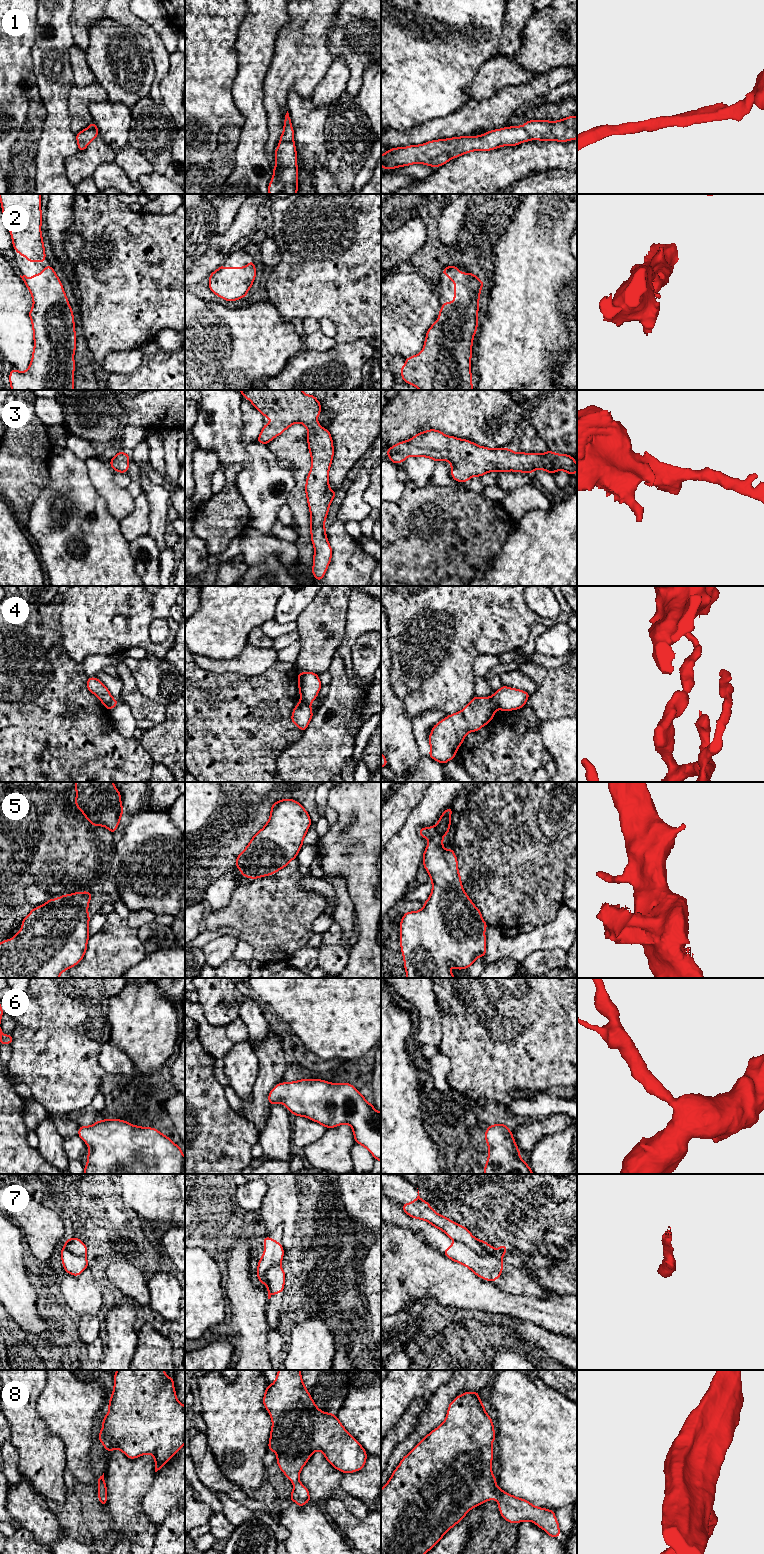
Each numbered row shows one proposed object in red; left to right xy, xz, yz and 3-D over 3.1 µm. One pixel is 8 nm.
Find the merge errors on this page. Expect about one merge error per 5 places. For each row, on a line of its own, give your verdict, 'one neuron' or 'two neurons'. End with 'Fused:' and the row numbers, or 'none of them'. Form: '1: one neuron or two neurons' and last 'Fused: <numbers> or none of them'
1: one neuron
2: one neuron
3: one neuron
4: two neurons
5: one neuron
6: one neuron
7: two neurons
8: one neuron
Fused: 4, 7

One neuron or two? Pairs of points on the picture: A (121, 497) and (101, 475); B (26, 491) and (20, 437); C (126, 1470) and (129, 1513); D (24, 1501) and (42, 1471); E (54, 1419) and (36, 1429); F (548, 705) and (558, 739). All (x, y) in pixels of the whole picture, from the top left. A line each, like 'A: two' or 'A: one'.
A: one
B: one
C: one
D: two
E: two
F: two

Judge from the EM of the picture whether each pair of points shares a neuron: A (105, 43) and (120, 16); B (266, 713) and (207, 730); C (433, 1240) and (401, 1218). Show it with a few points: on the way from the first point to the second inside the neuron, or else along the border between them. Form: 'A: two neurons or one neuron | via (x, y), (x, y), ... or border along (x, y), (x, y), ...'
A: two neurons | border along (106, 16), (138, 32)
B: one neuron | via (251, 715), (233, 730), (222, 730)
C: one neuron | via (426, 1232), (421, 1227), (409, 1223)

